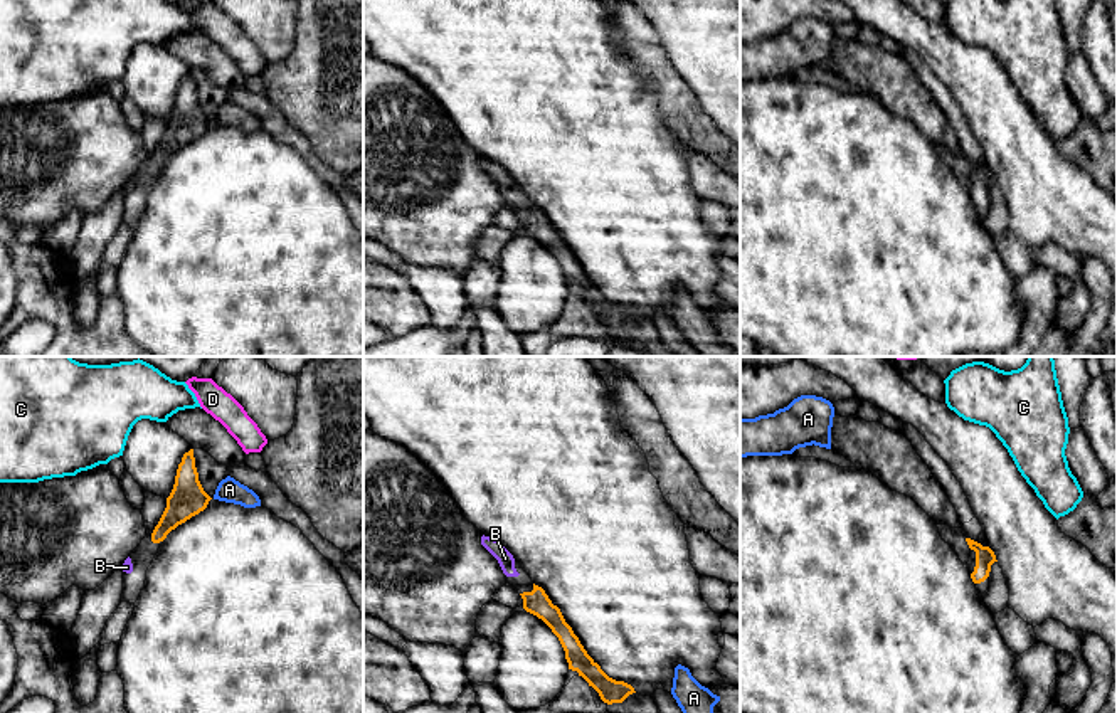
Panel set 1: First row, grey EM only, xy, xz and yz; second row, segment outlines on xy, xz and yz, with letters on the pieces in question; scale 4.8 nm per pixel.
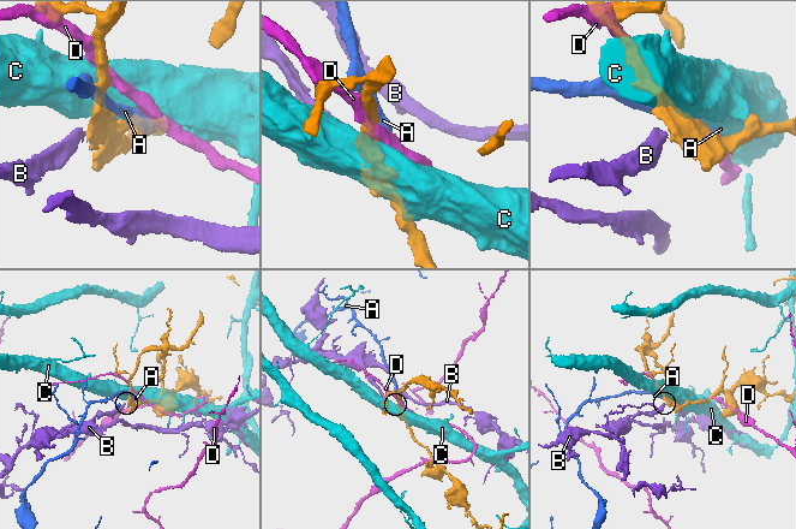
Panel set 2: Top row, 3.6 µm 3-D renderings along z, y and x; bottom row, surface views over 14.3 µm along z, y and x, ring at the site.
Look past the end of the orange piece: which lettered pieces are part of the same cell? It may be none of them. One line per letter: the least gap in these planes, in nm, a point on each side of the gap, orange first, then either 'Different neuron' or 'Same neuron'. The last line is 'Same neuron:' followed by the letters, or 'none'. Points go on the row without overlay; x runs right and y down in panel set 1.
A: Distance 20 nm. Across: xy (211, 121), (214, 121). Different neuron
B: Distance 90 nm. Across: xz (524, 216), (517, 199). Same neuron
C: Distance 180 nm. Across: xy (185, 76), (165, 44). Different neuron
D: Distance 180 nm. Across: xy (192, 73), (216, 42). Different neuron
Same neuron: B

